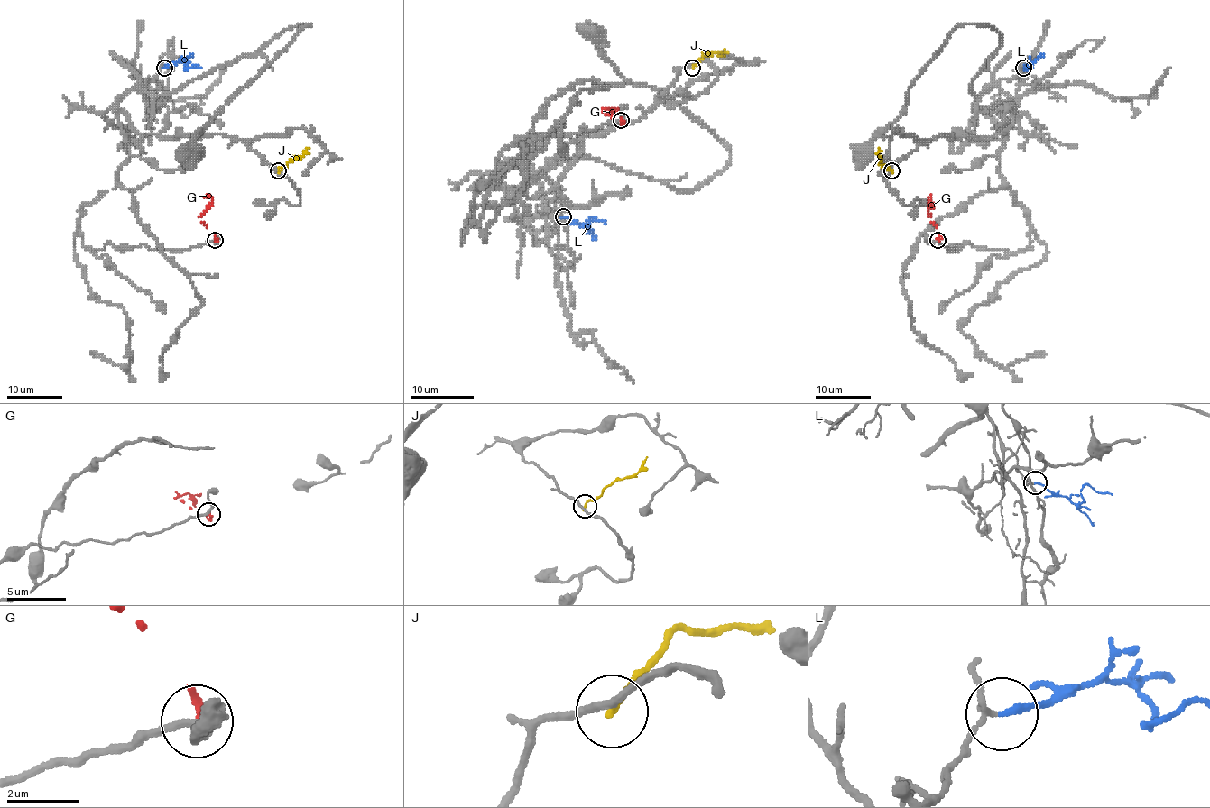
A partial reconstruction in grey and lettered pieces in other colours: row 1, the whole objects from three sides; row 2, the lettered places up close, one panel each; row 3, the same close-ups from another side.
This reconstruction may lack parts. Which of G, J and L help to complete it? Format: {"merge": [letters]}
{"merge": ["L"]}

